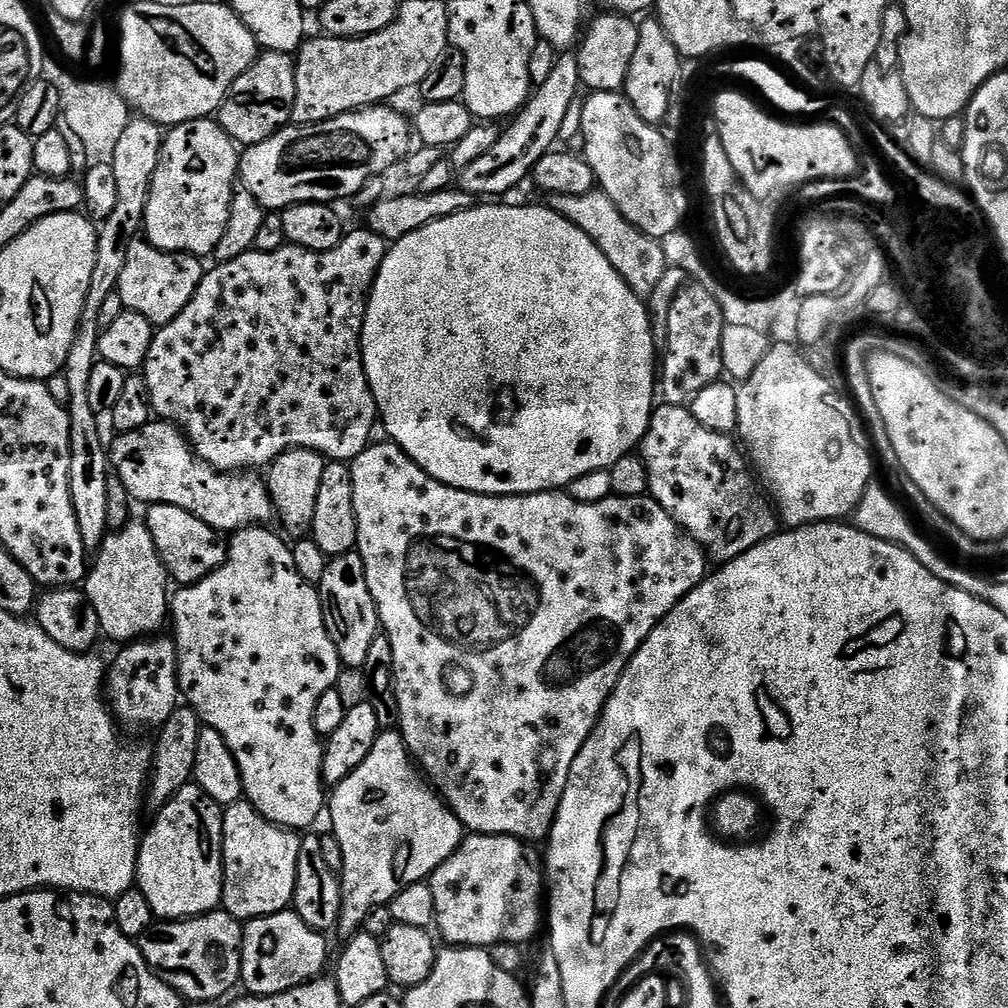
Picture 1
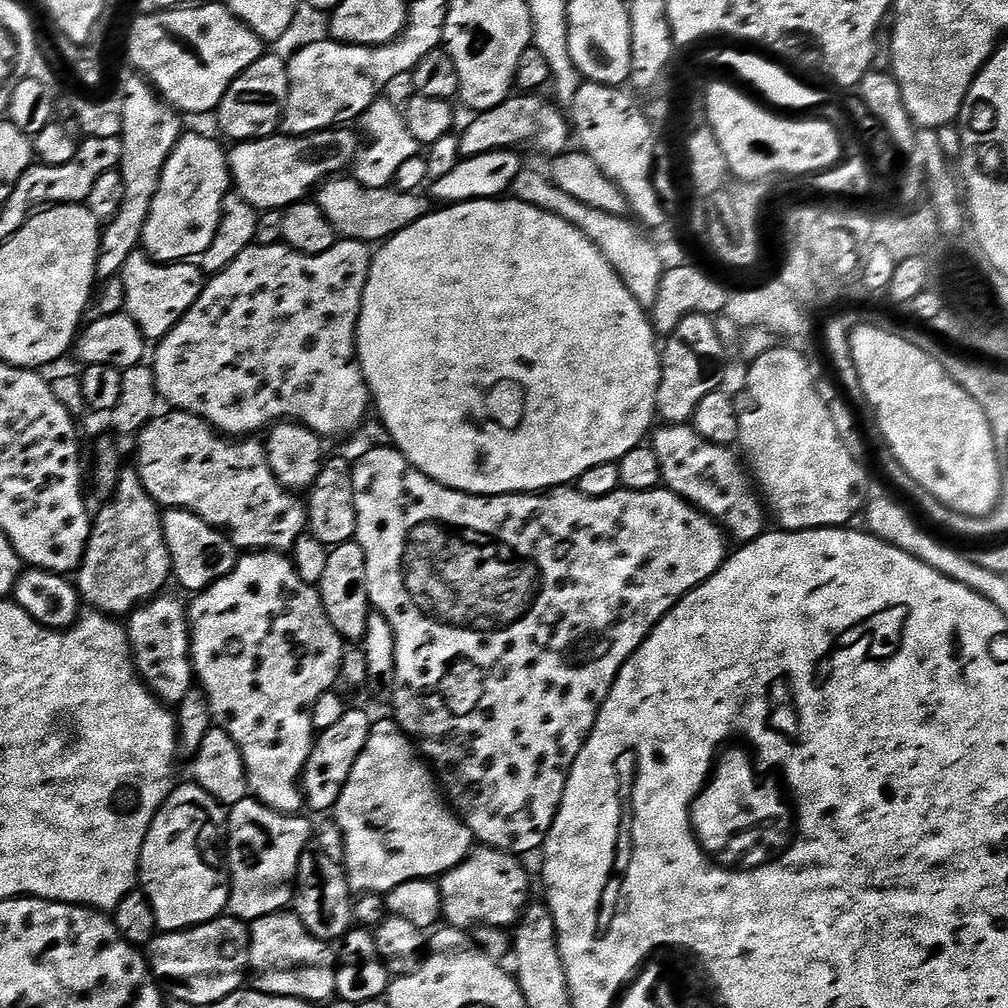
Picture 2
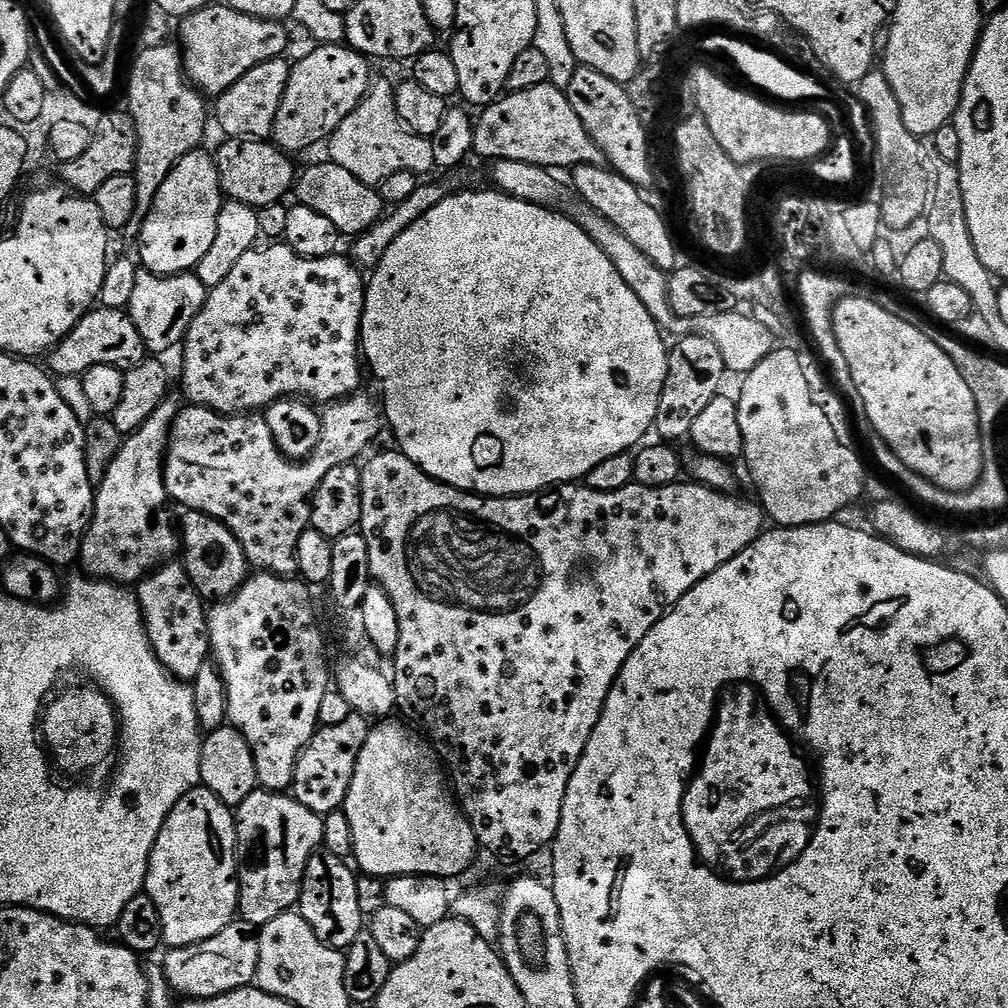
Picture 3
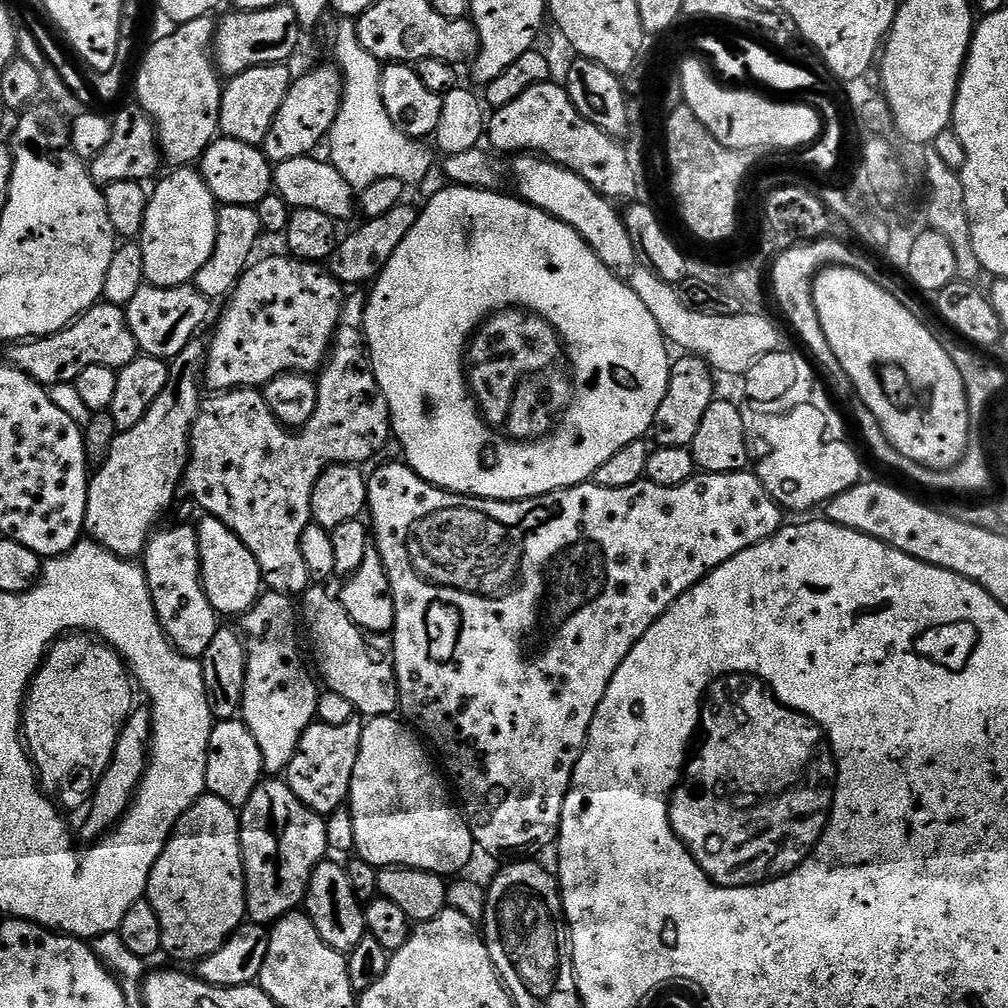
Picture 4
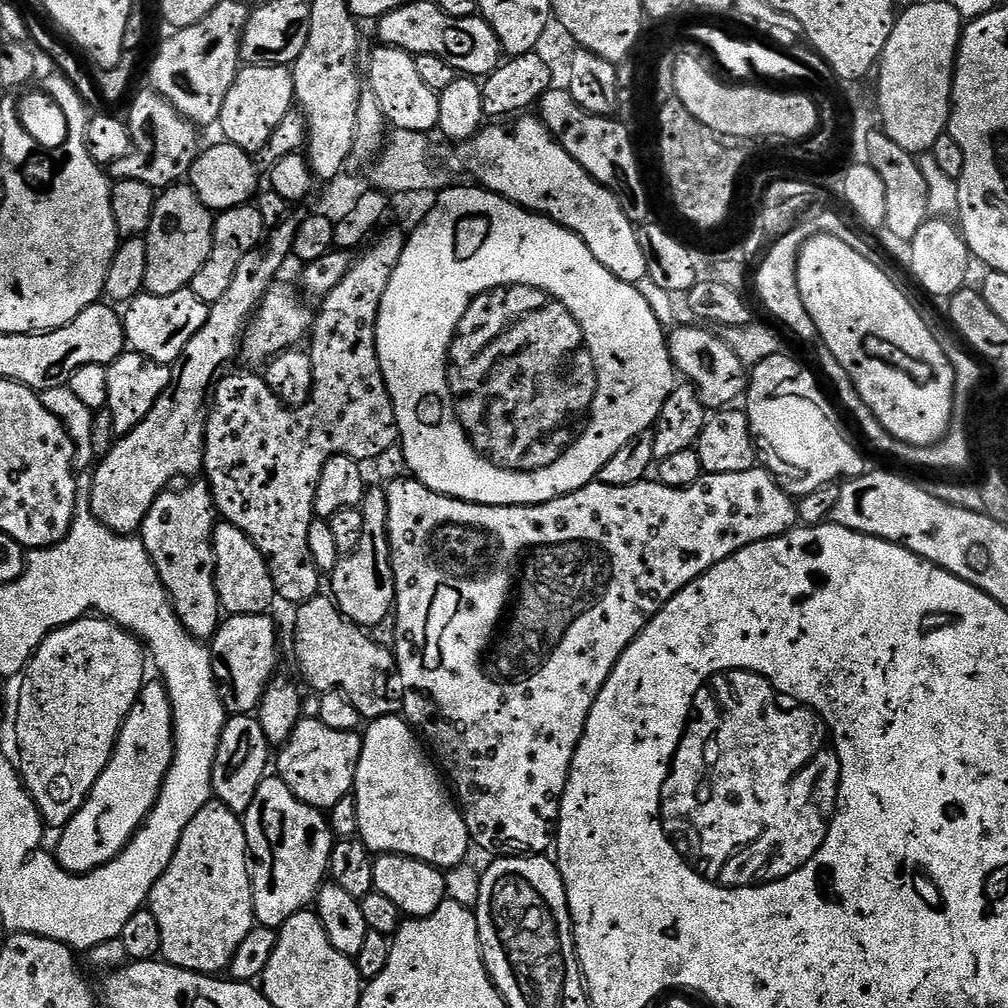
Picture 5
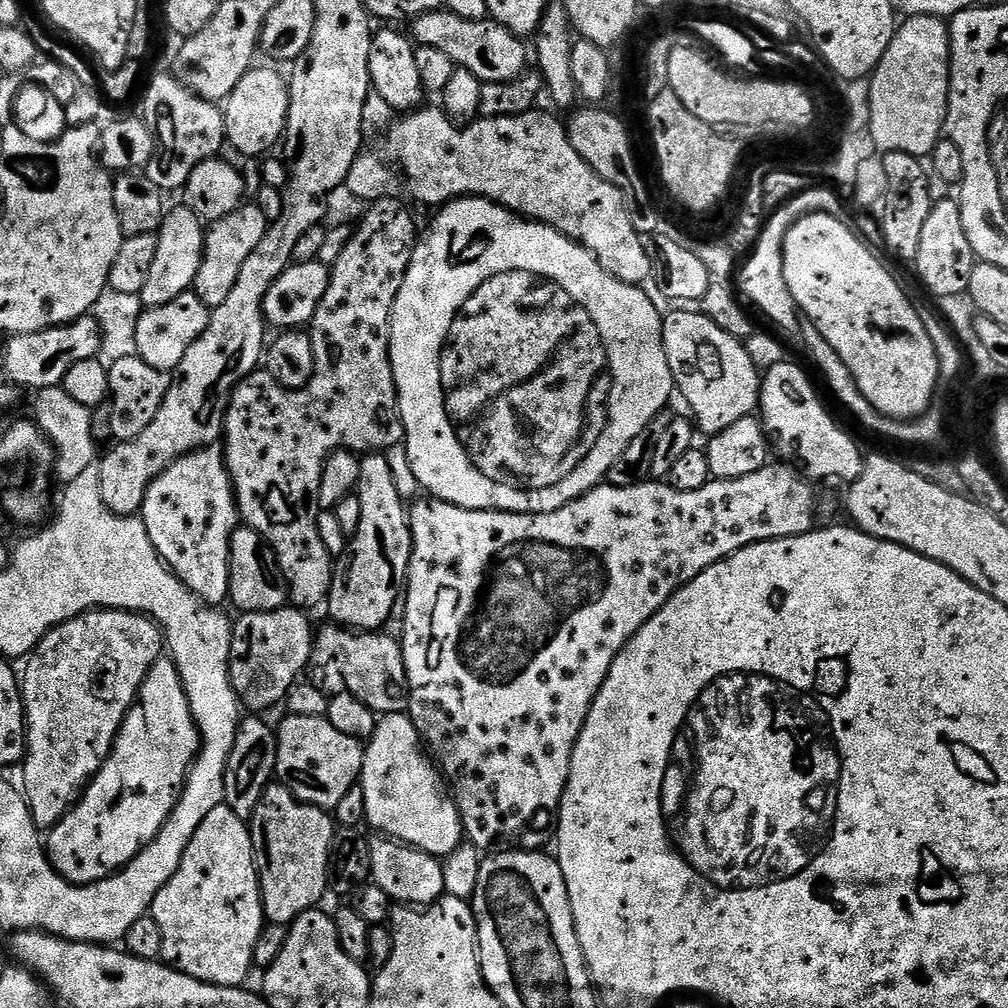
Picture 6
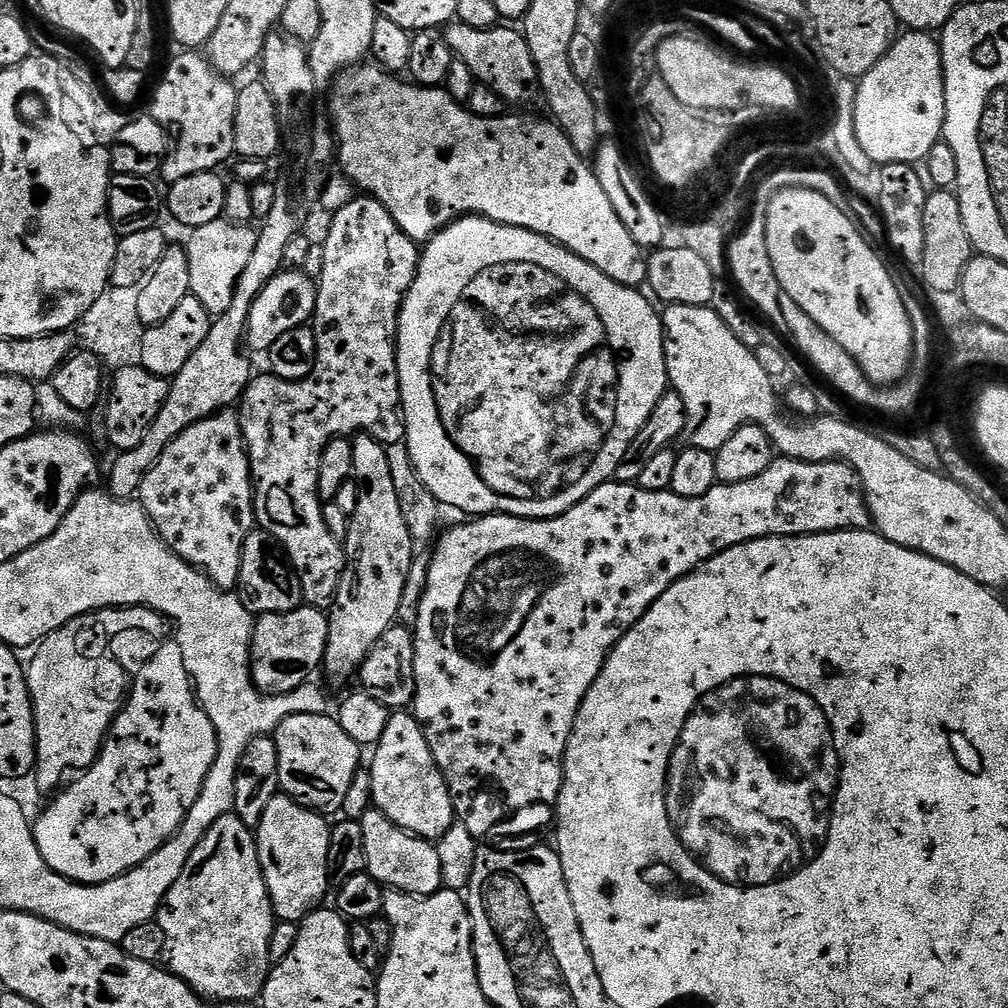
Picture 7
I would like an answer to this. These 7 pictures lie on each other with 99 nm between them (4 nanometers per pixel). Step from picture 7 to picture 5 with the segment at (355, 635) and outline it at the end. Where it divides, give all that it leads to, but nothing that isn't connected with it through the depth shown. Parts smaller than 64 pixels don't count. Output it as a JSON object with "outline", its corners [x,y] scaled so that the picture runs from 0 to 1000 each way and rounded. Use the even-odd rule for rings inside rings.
{"outline":[[[366,483],[361,490],[361,498],[356,503],[361,517],[359,518],[359,538],[349,548],[338,551],[335,562],[328,567],[329,584],[327,590],[337,603],[337,608],[345,612],[351,619],[356,619],[362,624],[369,625],[372,619],[377,619],[381,614],[390,610],[393,601],[393,574],[389,561],[389,547],[385,537],[385,489],[380,483]]]}

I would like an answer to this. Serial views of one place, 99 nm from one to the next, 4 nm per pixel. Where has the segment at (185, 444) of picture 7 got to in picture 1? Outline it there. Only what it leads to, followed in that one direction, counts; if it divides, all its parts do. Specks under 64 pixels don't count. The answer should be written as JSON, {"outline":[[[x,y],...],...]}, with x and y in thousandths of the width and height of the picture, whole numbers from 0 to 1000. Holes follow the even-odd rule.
{"outline":[[[156,629],[124,638],[105,663],[105,693],[120,719],[157,724],[180,697],[179,666],[175,636],[170,630]]]}

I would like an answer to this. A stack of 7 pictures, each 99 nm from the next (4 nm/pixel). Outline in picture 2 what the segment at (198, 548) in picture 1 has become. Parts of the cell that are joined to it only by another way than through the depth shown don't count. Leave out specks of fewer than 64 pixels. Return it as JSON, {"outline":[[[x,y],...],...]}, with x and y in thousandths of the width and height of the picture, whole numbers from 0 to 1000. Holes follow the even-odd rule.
{"outline":[[[168,504],[162,509],[162,514],[163,533],[171,555],[171,569],[174,578],[179,578],[187,589],[202,586],[213,575],[224,573],[224,569],[232,565],[236,546],[218,525],[208,522],[183,504]]]}

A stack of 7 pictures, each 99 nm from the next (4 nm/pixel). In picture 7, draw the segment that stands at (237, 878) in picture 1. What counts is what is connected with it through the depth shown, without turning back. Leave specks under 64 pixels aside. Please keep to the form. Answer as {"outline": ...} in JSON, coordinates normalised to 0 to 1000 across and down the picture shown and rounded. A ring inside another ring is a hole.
{"outline":[[[276,788],[264,800],[260,815],[252,823],[254,842],[262,864],[262,874],[270,892],[270,902],[278,915],[297,915],[322,896],[327,870],[325,848],[329,823],[318,807],[311,806],[295,794]]]}

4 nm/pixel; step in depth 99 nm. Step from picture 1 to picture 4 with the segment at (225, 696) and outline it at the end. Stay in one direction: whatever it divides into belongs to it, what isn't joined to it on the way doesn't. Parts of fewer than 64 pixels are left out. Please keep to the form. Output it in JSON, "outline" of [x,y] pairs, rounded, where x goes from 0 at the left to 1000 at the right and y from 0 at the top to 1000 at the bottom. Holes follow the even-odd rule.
{"outline":[[[263,586],[247,607],[241,608],[240,631],[246,645],[242,695],[238,706],[242,719],[260,744],[263,767],[285,767],[300,728],[313,714],[315,679],[302,660],[298,631],[294,628],[296,603],[291,592]]]}

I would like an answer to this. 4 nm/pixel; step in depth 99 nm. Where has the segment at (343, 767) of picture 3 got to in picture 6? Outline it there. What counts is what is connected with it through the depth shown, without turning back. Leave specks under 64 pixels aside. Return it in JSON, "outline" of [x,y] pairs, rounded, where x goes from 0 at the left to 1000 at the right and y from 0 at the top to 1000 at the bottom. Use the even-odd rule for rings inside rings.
{"outline":[[[283,709],[278,722],[274,726],[274,770],[277,777],[287,782],[294,789],[295,794],[302,798],[311,798],[313,802],[332,804],[335,796],[348,783],[354,781],[357,765],[361,759],[362,739],[356,734],[347,732],[347,728],[339,728],[320,710]]]}

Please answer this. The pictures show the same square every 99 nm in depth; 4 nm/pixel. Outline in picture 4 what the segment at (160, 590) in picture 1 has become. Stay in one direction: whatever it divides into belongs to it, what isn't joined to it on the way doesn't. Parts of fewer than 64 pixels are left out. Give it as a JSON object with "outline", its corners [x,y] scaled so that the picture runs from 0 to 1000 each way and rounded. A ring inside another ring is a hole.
{"outline":[[[201,336],[188,338],[167,362],[167,381],[153,395],[153,403],[145,407],[145,415],[129,427],[118,430],[112,435],[111,444],[102,461],[90,469],[87,477],[85,494],[85,514],[83,523],[86,531],[101,541],[107,548],[112,548],[122,556],[142,553],[143,543],[147,540],[152,528],[156,527],[163,504],[171,500],[175,484],[180,483],[183,468],[187,465],[187,446],[190,439],[190,421],[198,410],[200,400],[200,377],[204,356],[204,341]]]}

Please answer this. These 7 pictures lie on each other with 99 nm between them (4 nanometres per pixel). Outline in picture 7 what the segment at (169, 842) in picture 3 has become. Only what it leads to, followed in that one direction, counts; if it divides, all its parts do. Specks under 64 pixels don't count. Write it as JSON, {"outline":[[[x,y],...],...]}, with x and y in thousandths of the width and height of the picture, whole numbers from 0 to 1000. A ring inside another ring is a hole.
{"outline":[[[233,808],[216,812],[216,815],[212,815],[204,825],[204,831],[192,839],[192,847],[188,847],[177,875],[169,879],[159,898],[157,916],[165,926],[166,959],[171,967],[185,973],[195,988],[206,994],[223,992],[226,996],[238,996],[253,988],[255,991],[262,983],[272,956],[269,935],[276,914],[262,874],[251,822],[241,817]]]}

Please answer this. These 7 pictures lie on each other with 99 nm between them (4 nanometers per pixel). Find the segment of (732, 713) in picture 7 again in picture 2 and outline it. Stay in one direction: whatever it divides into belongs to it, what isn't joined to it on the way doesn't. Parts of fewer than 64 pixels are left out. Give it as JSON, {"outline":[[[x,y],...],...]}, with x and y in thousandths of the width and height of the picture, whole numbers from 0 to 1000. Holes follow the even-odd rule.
{"outline":[[[725,742],[711,753],[702,777],[687,798],[687,819],[694,840],[709,856],[727,863],[751,861],[786,838],[788,802],[773,777],[754,774],[745,749]]]}

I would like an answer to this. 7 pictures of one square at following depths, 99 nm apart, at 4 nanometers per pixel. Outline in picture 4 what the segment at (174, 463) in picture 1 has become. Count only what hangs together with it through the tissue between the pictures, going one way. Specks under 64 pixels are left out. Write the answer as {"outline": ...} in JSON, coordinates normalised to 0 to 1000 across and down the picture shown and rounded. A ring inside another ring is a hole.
{"outline":[[[346,293],[342,297],[341,306],[337,309],[337,322],[333,325],[333,336],[329,338],[324,358],[315,373],[313,383],[315,387],[315,403],[312,407],[308,419],[303,421],[297,428],[287,427],[278,421],[276,415],[272,415],[268,403],[264,403],[261,392],[252,385],[231,385],[229,389],[216,389],[203,392],[198,403],[198,410],[195,411],[194,417],[190,421],[190,439],[187,446],[187,465],[183,468],[181,477],[182,487],[190,488],[195,502],[200,506],[199,509],[216,514],[241,538],[244,546],[248,546],[248,550],[252,550],[252,554],[256,558],[261,578],[269,586],[280,589],[281,591],[298,593],[301,592],[302,588],[308,582],[308,572],[304,565],[304,557],[300,554],[300,546],[298,545],[298,531],[300,530],[300,526],[304,526],[304,522],[310,514],[310,487],[312,486],[312,478],[315,478],[317,471],[329,460],[360,461],[362,459],[360,456],[367,455],[372,448],[380,449],[384,445],[387,439],[387,434],[389,433],[389,412],[385,410],[385,400],[381,392],[377,390],[377,384],[373,381],[373,373],[369,370],[367,358],[363,352],[363,342],[361,340],[362,301],[363,298],[360,293]]]}

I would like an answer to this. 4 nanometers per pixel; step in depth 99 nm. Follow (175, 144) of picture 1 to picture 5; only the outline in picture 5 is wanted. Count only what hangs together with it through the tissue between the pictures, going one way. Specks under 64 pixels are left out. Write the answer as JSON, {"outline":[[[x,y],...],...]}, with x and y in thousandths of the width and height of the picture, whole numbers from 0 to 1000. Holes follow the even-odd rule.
{"outline":[[[180,181],[162,188],[156,193],[153,212],[145,231],[147,247],[143,289],[149,292],[173,292],[188,285],[192,272],[196,272],[204,256],[208,256],[211,221],[211,211],[186,182]]]}

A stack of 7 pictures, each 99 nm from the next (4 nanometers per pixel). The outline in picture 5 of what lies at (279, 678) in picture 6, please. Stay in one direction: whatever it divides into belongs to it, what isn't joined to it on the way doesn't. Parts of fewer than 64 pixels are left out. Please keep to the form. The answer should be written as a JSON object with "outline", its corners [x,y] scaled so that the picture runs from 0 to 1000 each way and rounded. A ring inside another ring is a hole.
{"outline":[[[269,610],[226,611],[219,618],[218,624],[208,636],[212,673],[218,686],[222,702],[232,710],[244,710],[253,707],[258,701],[258,693],[275,670],[274,662],[278,659],[278,635],[274,632],[274,619]]]}

